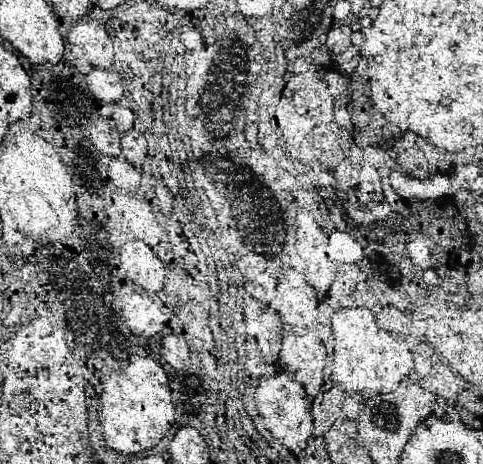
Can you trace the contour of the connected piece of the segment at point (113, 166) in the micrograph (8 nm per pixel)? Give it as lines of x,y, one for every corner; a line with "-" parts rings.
113,156
109,160
107,172
109,172
109,178
113,180
113,184
117,186
117,190
135,192
139,188
141,174
127,160
123,160
121,156

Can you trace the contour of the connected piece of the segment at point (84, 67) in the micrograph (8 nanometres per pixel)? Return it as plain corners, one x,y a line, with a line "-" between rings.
79,18
67,34
73,64
87,74
91,68
109,68
113,64
113,42
105,28
89,18

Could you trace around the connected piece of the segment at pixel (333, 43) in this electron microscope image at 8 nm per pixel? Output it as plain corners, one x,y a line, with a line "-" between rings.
337,26
337,28
329,30
329,34
327,34
329,52
333,52
333,54
345,52
349,48
349,36
351,36
351,30
347,26

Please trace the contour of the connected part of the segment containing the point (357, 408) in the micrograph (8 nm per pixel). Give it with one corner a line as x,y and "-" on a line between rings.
357,392
349,394
347,400
343,400
341,410
343,410
343,414
345,414
347,418
357,418
359,412
361,412
361,394
357,394

